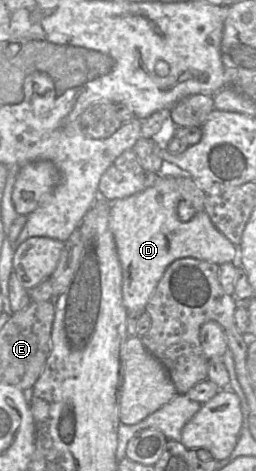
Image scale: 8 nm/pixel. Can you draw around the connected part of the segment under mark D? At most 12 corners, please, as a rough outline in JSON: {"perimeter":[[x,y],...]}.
{"perimeter":[[174,176],[110,202],[128,313],[143,313],[166,269],[239,249],[197,211],[178,216]]}

